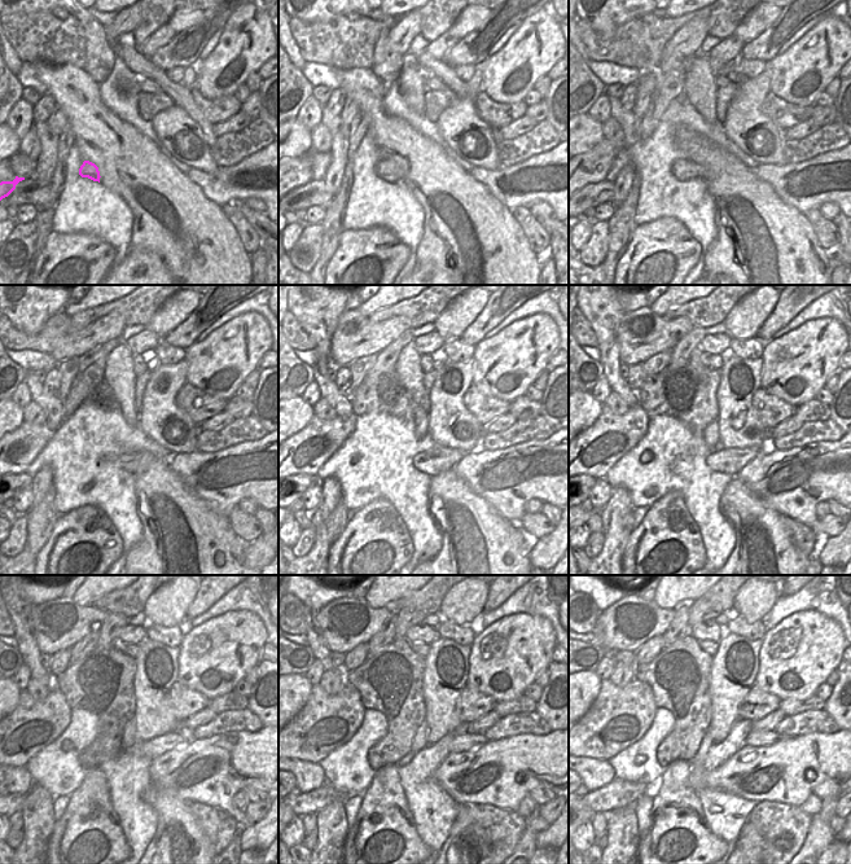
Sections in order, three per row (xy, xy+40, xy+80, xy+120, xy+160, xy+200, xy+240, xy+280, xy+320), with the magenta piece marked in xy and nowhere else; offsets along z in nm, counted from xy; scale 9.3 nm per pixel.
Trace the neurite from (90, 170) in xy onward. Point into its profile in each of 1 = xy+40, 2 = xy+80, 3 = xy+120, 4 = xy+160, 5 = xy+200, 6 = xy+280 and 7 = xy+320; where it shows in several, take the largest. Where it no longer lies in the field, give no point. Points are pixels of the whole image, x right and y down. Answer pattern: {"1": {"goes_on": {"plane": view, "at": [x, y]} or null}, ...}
{"1": {"goes_on": {"plane": "xy+40", "at": [389, 170]}}, "2": {"goes_on": {"plane": "xy+80", "at": [683, 170]}}, "3": {"goes_on": {"plane": "xy+120", "at": [135, 463]}}, "4": {"goes_on": {"plane": "xy+160", "at": [439, 459]}}, "5": {"goes_on": {"plane": "xy+200", "at": [731, 461]}}, "6": {"goes_on": {"plane": "xy+280", "at": [461, 742]}}, "7": {"goes_on": {"plane": "xy+320", "at": [754, 738]}}}

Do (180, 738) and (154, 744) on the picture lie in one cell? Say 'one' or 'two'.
one

